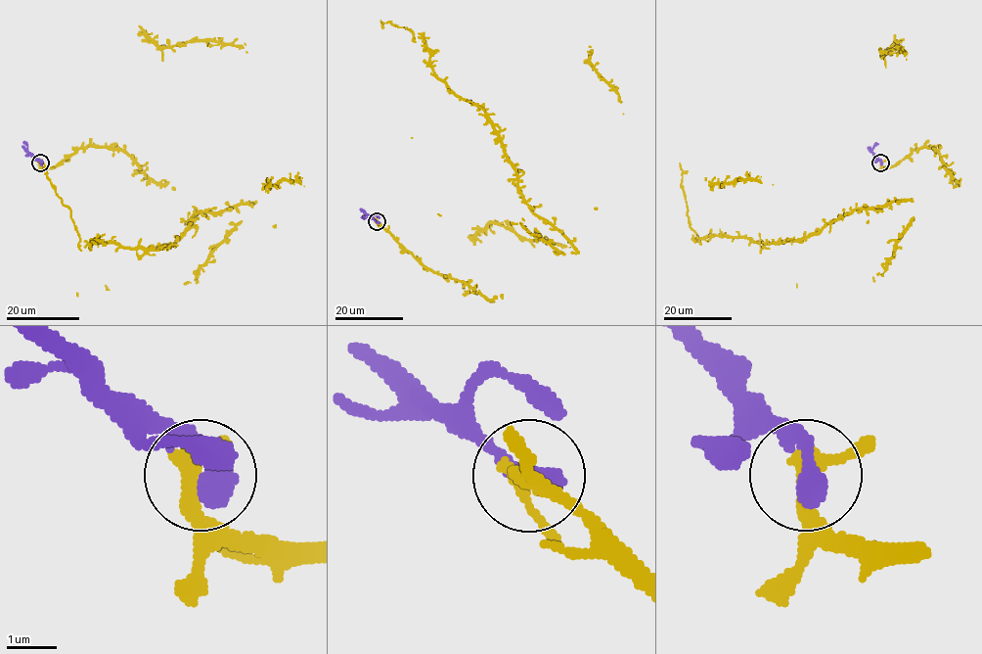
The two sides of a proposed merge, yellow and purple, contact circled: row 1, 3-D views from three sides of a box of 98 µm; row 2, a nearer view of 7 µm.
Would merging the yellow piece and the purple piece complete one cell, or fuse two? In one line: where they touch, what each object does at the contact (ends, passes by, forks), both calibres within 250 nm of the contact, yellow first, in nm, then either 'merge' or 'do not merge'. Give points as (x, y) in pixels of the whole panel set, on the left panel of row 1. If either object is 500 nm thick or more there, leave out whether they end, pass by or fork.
(40, 163) | 320/500 nm | merge

